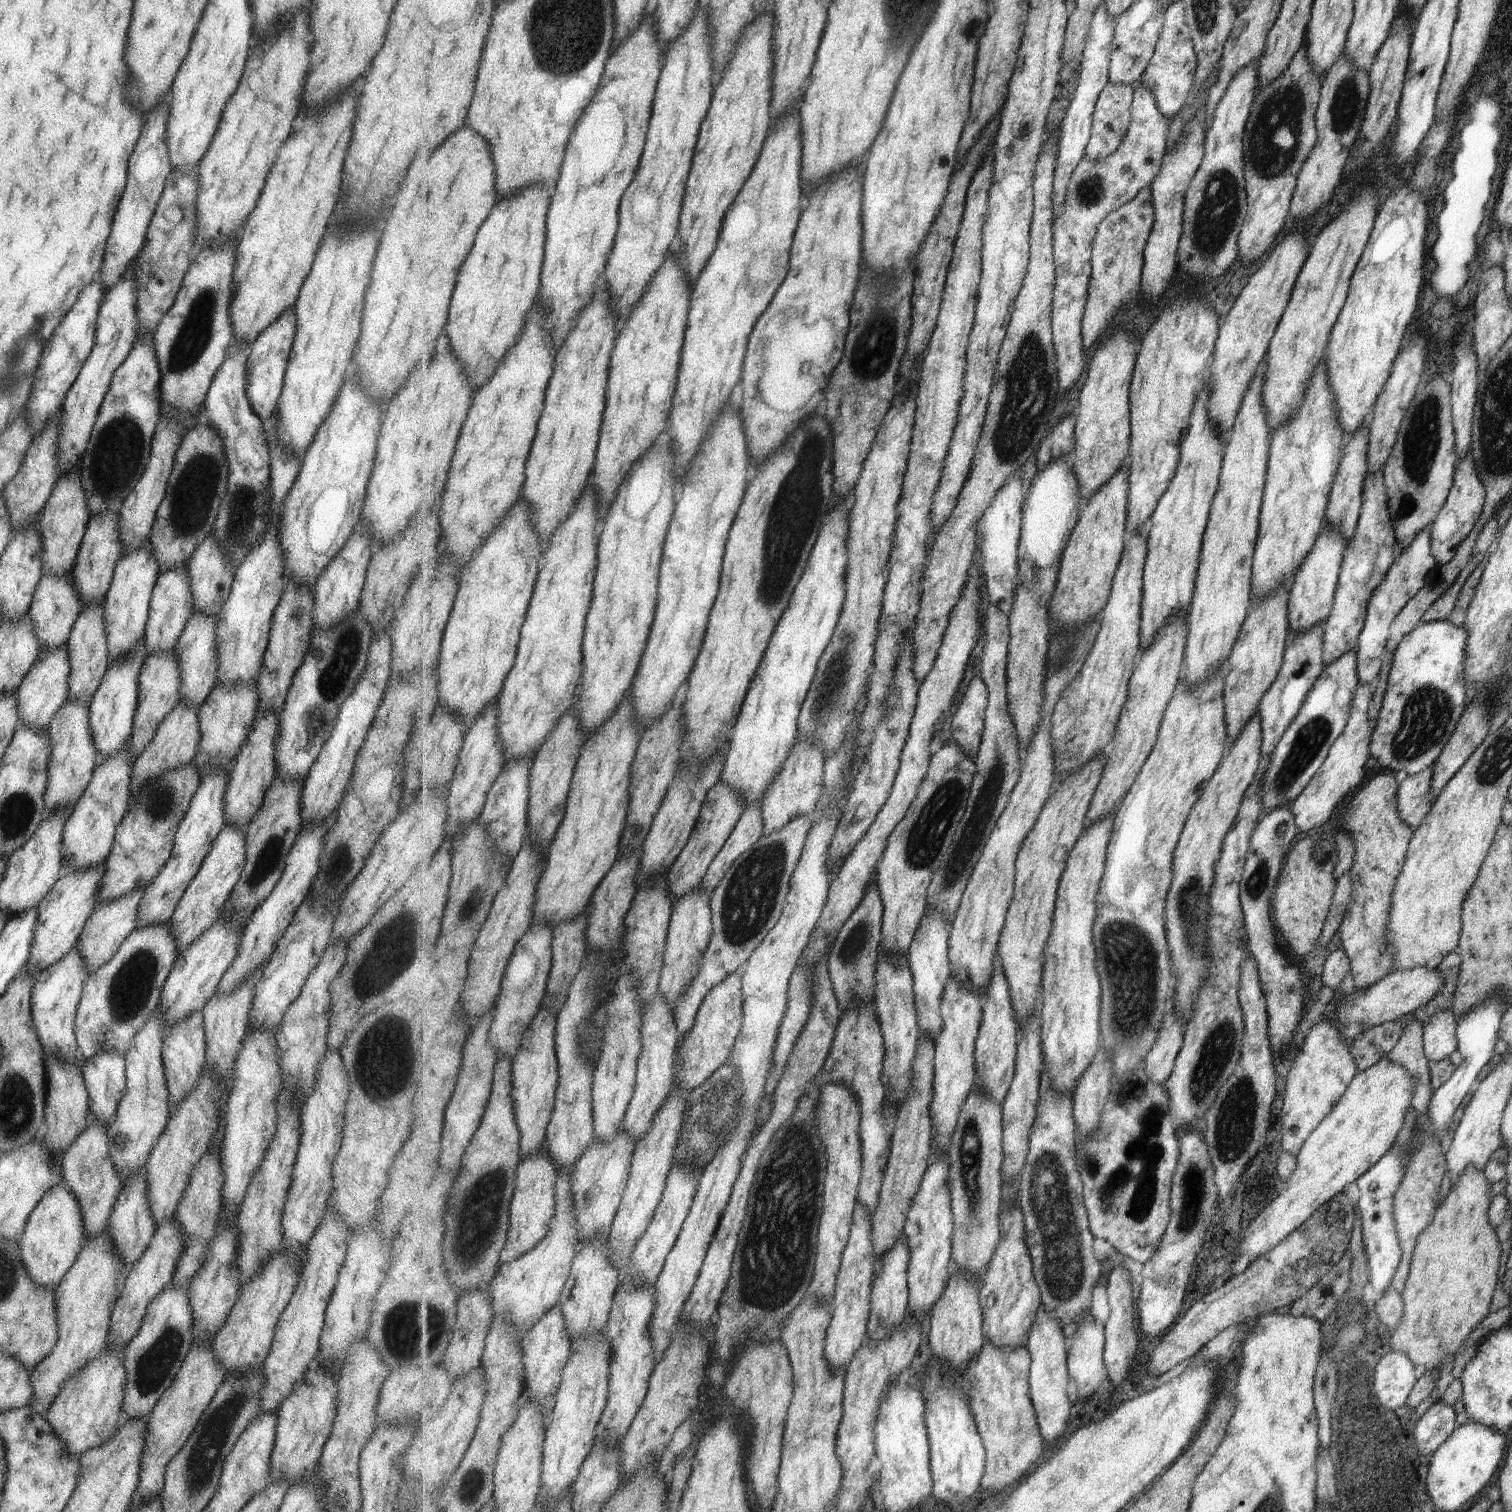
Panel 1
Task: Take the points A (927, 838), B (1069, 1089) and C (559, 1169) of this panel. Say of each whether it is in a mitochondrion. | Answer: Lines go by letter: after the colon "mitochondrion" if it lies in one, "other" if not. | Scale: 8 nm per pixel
A: mitochondrion
B: other
C: other

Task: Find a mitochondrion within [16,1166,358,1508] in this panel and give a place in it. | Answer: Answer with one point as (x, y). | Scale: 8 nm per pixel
(199, 1468)

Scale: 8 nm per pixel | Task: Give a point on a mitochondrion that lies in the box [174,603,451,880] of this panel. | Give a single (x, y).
(335, 678)

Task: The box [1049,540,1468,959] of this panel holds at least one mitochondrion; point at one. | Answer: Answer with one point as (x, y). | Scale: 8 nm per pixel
(1427, 715)

